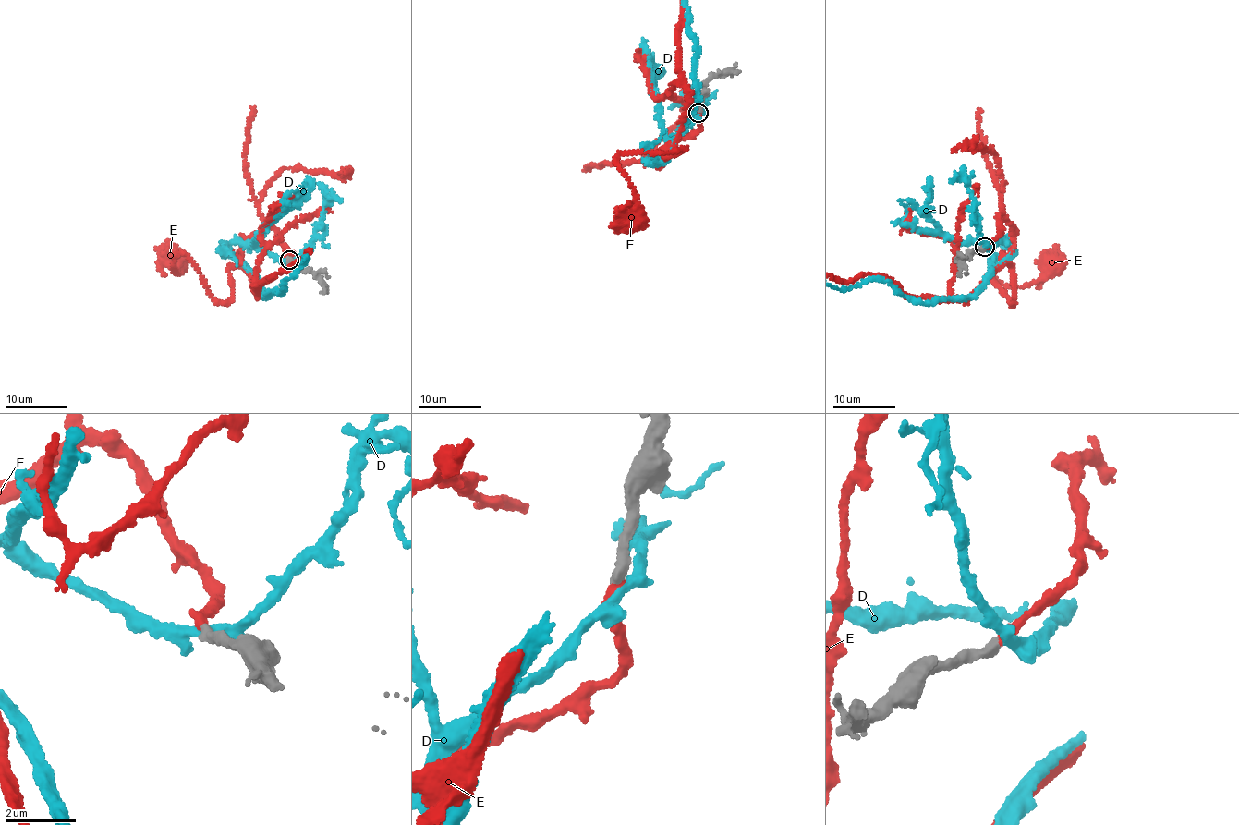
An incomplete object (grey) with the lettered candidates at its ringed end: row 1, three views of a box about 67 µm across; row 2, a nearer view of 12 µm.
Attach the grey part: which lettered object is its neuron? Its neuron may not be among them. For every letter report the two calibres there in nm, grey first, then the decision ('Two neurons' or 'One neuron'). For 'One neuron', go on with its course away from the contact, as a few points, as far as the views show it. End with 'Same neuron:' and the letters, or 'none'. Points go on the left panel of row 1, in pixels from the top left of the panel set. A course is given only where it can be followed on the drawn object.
D: Thickness 300 nm (grey) against 280 nm. Two neurons
E: Thickness 300 nm (grey) against 260 nm. One neuron. Its course: (289, 260), (277, 232), (258, 233), (228, 269), (224, 303), (187, 255), (175, 272), (174, 259)
Same neuron: E

